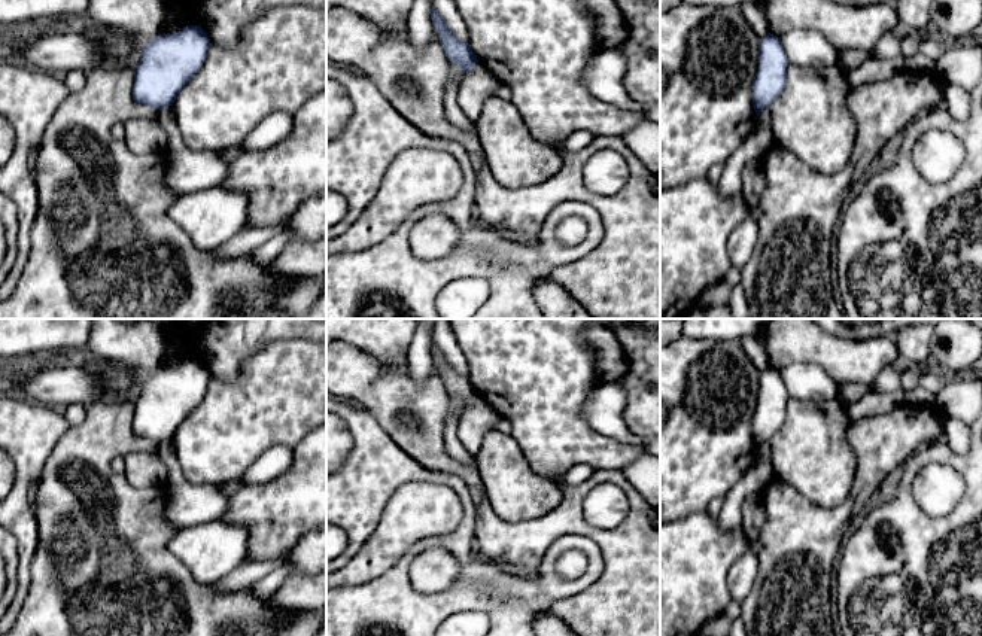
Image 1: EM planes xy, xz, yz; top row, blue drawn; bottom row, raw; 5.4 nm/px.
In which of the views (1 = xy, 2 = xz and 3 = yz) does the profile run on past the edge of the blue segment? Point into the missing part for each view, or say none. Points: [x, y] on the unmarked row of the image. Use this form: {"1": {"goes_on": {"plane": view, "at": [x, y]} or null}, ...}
{"1": {"goes_on": null}, "2": {"goes_on": null}, "3": {"goes_on": null}}

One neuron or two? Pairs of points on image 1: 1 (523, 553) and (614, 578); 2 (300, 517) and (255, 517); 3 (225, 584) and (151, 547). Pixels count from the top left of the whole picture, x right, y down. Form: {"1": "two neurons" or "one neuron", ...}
{"1": "one neuron", "2": "one neuron", "3": "two neurons"}

